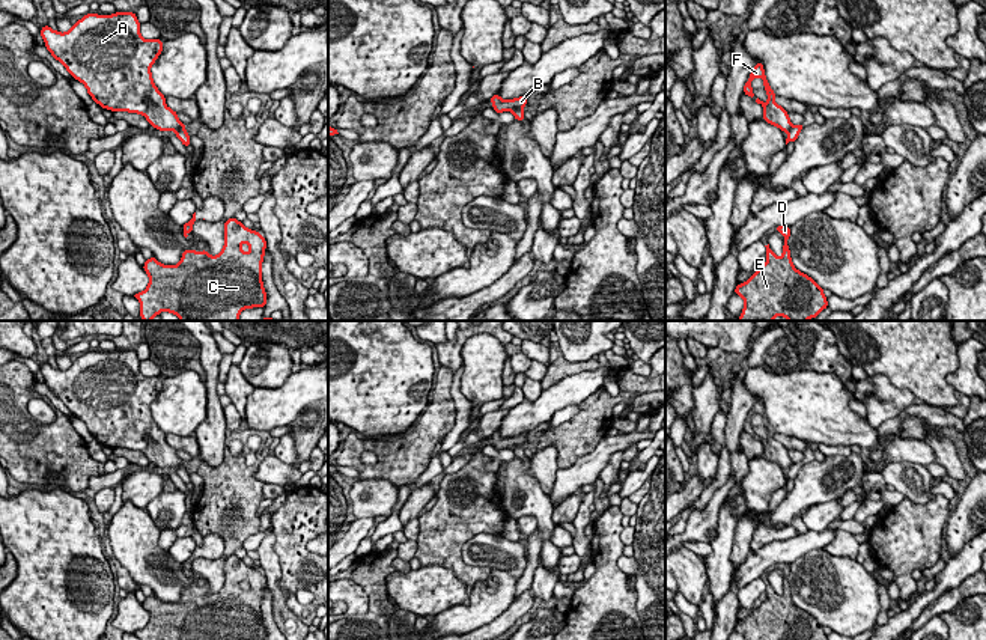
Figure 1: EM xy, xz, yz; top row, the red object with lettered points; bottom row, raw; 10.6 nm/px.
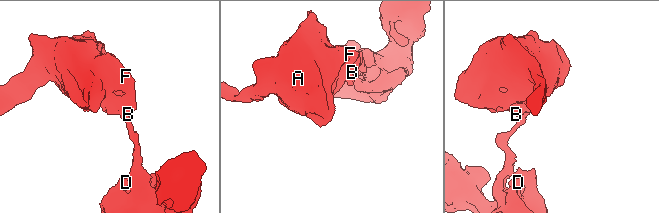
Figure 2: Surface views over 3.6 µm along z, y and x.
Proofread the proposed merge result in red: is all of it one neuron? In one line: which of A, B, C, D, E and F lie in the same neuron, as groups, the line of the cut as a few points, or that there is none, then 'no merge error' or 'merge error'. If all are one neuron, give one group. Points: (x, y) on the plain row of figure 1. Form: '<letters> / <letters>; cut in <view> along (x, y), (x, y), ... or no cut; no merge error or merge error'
A B F / C D E; cut in xy along (184, 464), (176, 469); merge error

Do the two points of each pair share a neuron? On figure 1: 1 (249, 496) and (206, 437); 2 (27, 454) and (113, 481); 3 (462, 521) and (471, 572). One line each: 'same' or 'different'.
1: different
2: different
3: same

